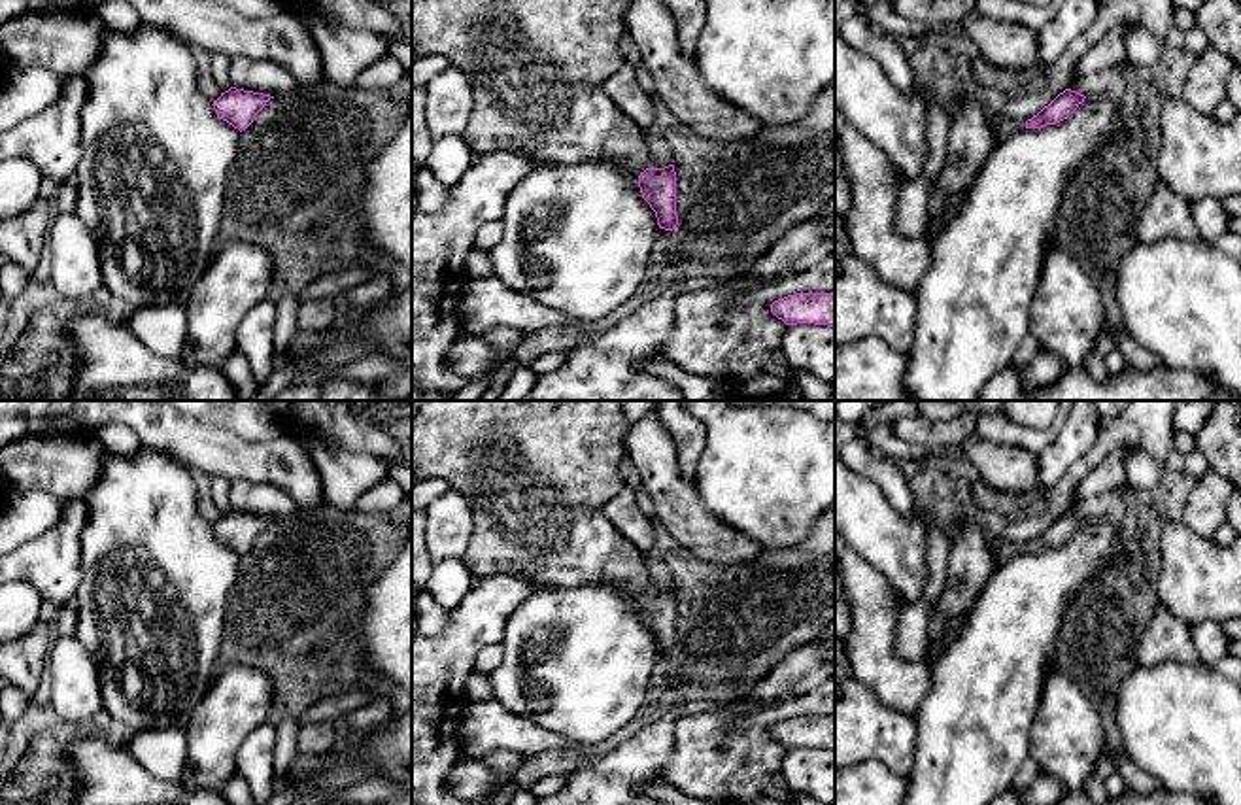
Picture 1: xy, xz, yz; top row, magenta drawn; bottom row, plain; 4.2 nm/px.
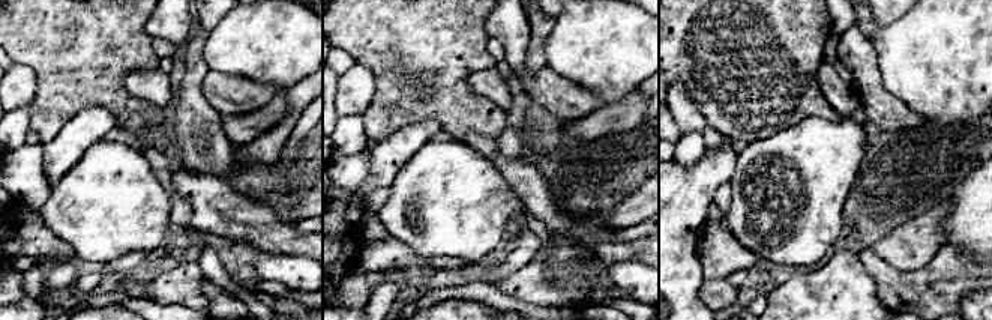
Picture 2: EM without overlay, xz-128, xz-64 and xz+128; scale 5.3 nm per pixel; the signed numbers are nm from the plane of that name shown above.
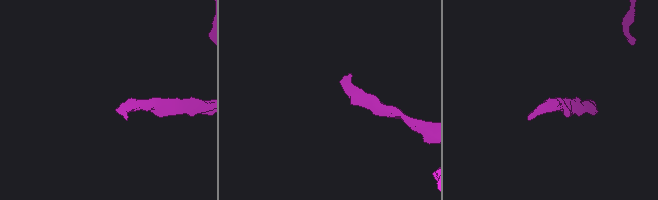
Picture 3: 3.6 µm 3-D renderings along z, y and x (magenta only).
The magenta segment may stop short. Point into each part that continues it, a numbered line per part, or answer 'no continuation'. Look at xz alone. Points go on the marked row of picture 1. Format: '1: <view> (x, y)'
1: xz (537, 67)

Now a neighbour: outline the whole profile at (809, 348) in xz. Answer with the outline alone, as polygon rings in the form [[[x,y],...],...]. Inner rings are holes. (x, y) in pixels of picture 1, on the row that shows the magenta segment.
[[[786,325],[782,351],[791,372],[808,372],[835,385],[835,327]]]

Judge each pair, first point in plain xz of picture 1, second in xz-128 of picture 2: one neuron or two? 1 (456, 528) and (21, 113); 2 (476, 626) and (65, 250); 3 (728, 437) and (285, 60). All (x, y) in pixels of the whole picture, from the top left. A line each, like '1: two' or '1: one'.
1: two
2: two
3: one

